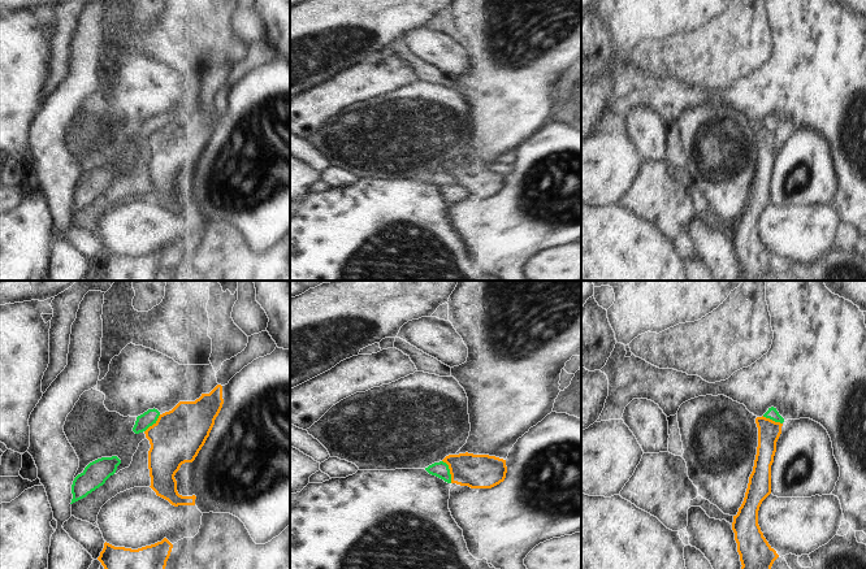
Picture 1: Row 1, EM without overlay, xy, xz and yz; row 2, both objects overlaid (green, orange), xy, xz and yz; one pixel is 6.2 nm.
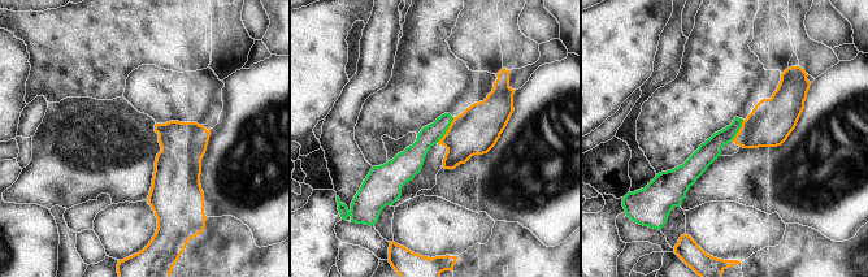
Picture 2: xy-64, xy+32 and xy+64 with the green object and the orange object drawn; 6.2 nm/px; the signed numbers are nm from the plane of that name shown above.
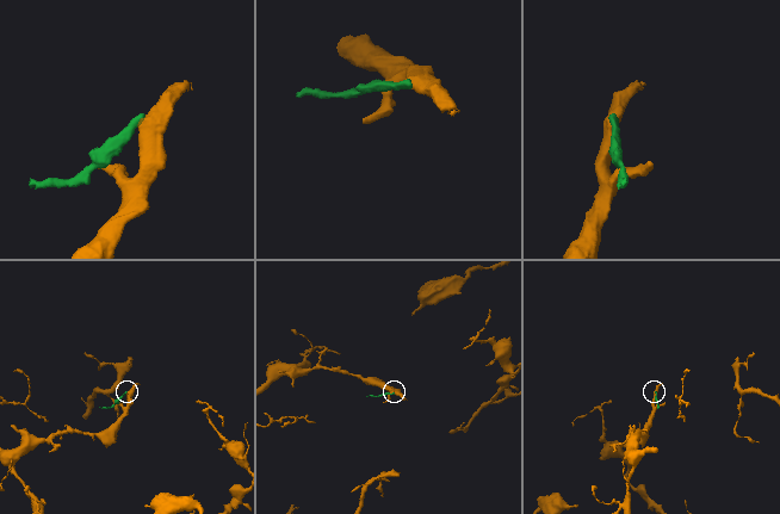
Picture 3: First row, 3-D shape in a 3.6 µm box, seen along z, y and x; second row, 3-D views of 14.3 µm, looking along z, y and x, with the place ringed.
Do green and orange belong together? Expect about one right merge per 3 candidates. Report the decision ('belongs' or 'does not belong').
does not belong

